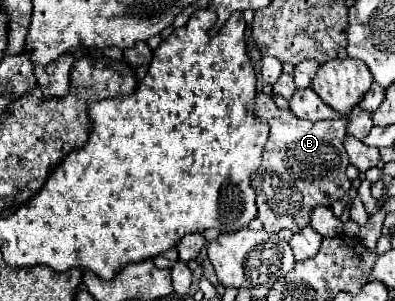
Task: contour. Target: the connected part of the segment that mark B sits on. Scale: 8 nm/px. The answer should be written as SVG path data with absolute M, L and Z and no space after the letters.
M264 92L256 94L254 114L258 120L270 124L262 166L252 176L258 218L264 222L268 232L280 232L284 228L298 232L310 224L310 214L318 204L332 206L336 200L346 196L346 190L350 190L350 180L344 174L350 162L342 146L342 138L346 136L346 118L320 122L300 120L290 110L278 108L274 98Z

